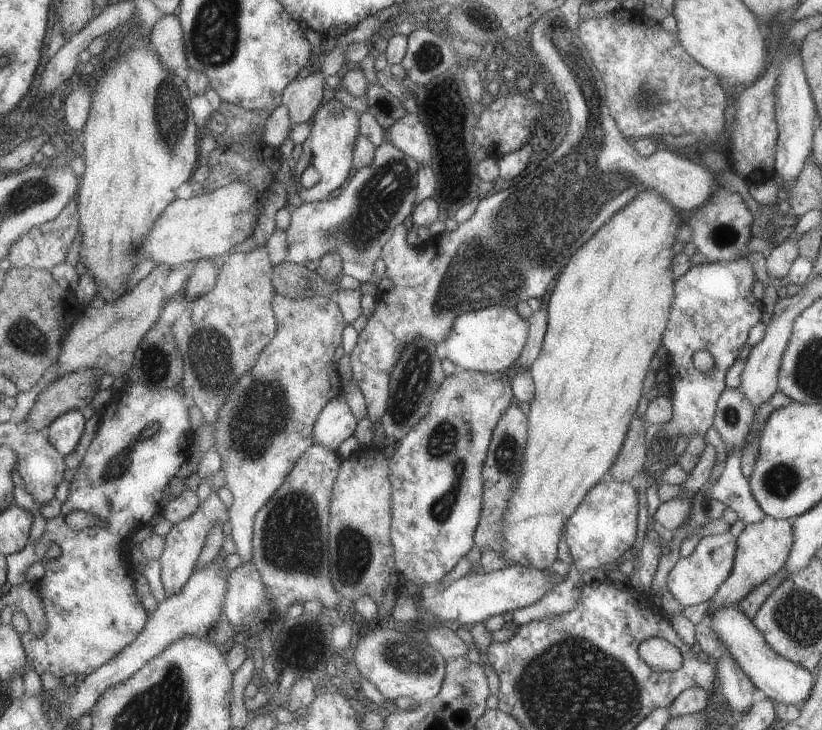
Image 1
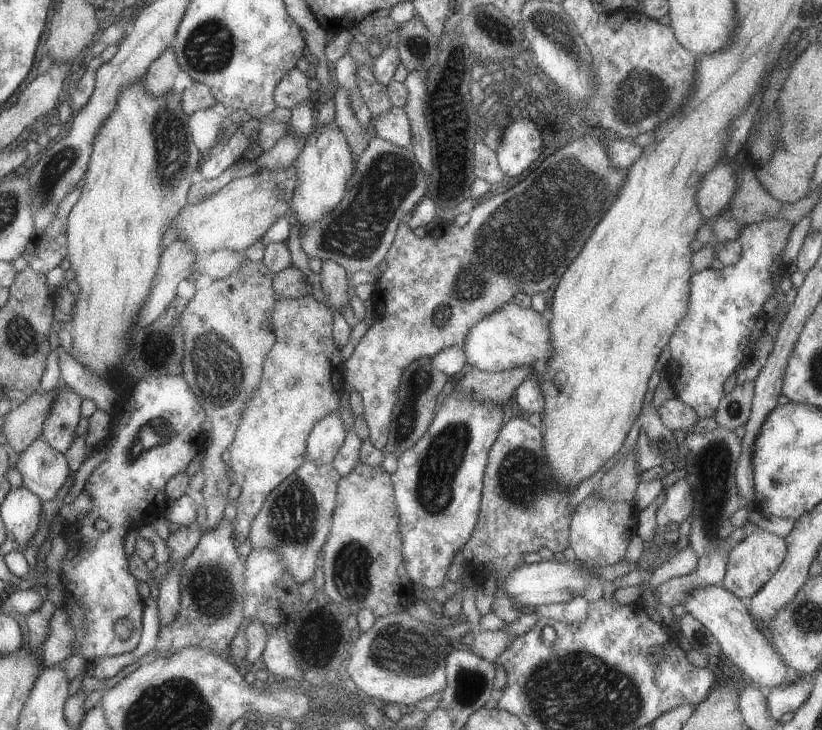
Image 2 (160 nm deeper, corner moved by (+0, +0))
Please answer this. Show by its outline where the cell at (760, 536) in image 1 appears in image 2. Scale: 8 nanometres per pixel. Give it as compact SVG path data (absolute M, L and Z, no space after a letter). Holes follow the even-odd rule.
M761 530L748 534L728 552L725 574L720 586L737 598L752 597L773 576L785 558L785 553L785 541L778 535Z

